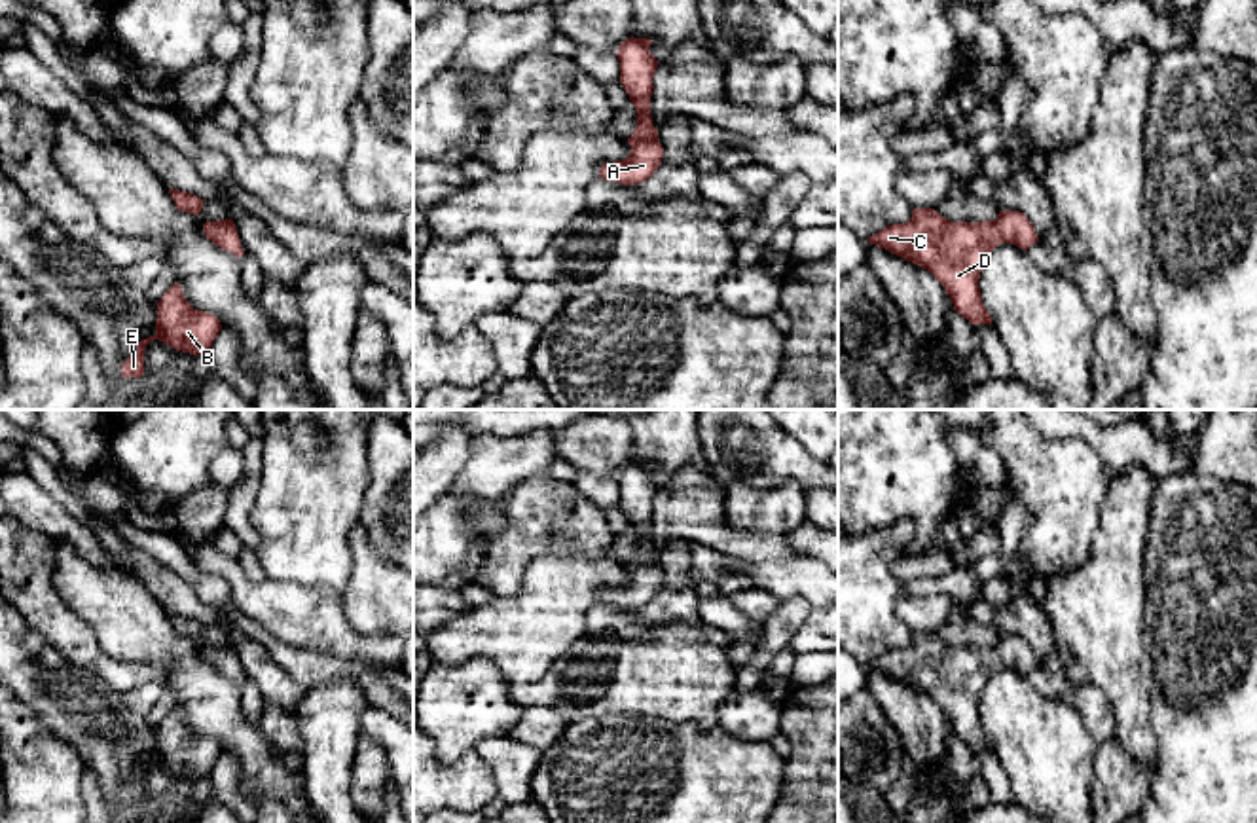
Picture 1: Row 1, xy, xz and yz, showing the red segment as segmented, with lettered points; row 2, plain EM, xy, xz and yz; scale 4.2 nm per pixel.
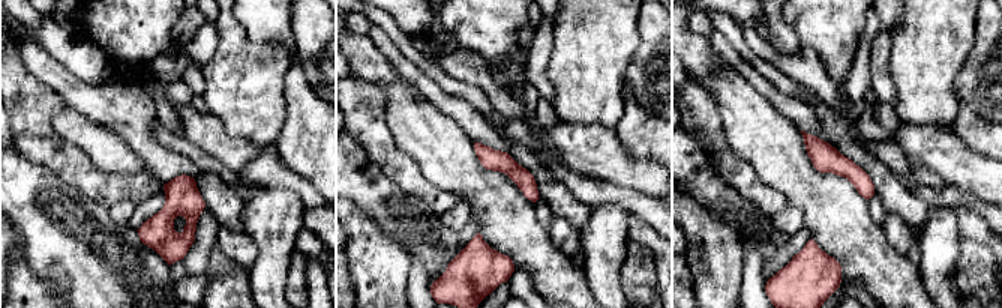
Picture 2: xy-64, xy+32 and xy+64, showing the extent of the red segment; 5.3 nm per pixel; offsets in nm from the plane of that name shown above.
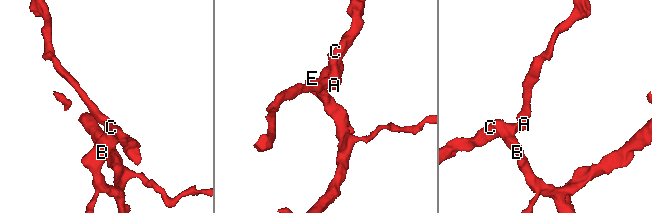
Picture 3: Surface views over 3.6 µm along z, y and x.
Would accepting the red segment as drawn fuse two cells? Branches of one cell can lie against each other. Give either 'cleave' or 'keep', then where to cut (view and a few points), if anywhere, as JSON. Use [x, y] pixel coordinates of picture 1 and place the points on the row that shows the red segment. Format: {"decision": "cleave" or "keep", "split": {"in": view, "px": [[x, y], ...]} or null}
{"decision": "keep", "split": null}

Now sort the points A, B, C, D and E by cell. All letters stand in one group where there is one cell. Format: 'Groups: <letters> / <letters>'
Groups: A B C D E

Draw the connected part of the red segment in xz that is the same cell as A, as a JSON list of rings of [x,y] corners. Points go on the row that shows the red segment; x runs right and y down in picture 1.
[[[631,36],[620,44],[616,53],[620,61],[620,83],[637,110],[637,127],[628,138],[631,146],[629,155],[622,161],[603,163],[599,178],[624,186],[648,180],[664,157],[658,129],[652,125],[650,116],[652,78],[660,64],[648,51],[650,44],[650,38]]]

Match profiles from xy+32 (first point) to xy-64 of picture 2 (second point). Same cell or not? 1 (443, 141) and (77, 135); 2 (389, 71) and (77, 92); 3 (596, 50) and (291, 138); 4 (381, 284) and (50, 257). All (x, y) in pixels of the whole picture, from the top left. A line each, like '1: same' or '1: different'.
1: same
2: same
3: different
4: different

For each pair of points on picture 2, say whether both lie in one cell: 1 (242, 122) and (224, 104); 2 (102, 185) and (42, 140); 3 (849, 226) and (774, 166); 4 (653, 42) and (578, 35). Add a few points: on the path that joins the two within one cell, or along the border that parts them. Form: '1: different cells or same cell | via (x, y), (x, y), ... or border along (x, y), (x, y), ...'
1: same cell | via (237, 117), (228, 108)
2: same cell | via (87, 179), (57, 155)
3: same cell | via (831, 208), (792, 175)
4: different cells | border along (638, 15), (639, 45), (624, 72)

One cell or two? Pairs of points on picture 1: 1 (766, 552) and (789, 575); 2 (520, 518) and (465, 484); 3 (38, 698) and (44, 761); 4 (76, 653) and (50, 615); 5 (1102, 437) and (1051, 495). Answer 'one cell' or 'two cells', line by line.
1: two cells
2: two cells
3: two cells
4: one cell
5: two cells

